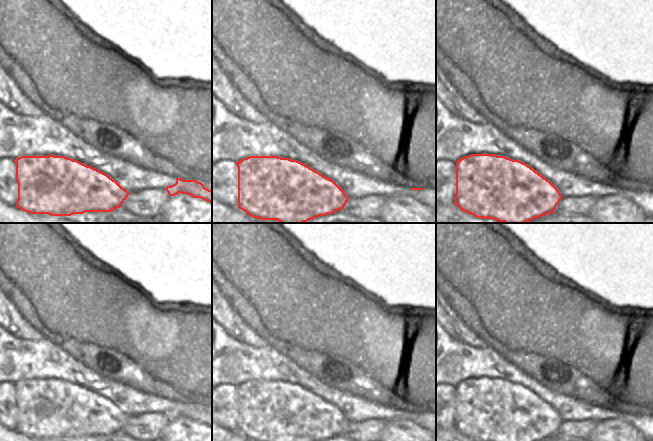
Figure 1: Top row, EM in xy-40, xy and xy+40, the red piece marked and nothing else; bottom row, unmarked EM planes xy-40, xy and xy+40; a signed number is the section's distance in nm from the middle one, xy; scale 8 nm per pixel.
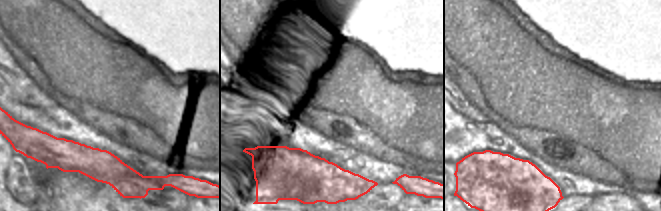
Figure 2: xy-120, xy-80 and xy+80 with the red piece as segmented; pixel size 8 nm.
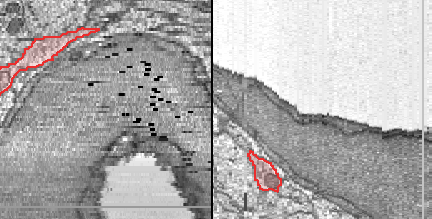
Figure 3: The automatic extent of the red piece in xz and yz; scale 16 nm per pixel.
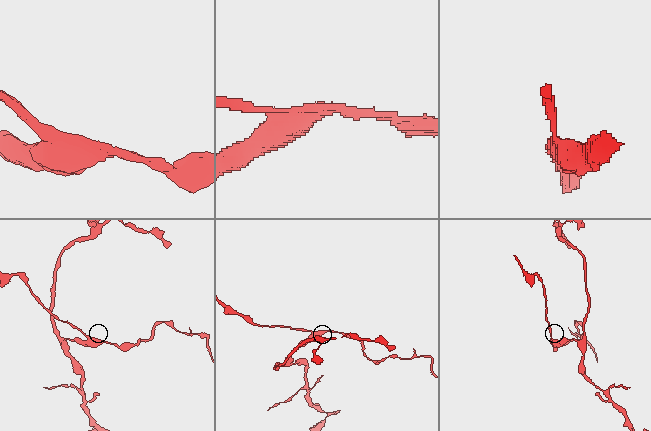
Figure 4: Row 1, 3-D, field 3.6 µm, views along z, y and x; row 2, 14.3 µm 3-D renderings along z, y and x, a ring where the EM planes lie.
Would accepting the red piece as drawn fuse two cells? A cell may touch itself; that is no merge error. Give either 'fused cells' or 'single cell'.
fused cells

